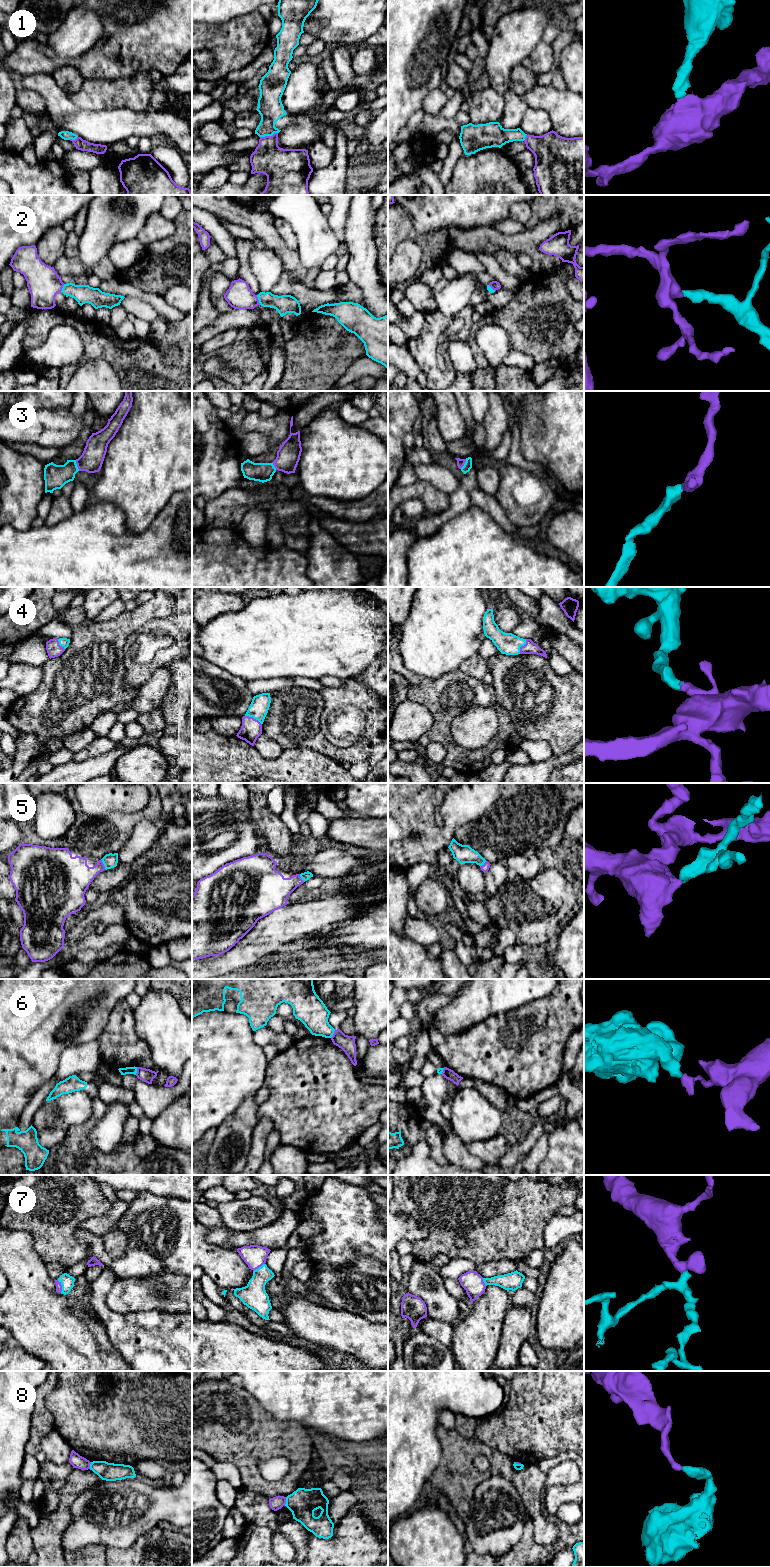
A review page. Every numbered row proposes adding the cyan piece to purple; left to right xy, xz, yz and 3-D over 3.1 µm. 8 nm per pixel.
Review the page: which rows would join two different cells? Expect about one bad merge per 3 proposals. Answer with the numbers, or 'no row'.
6, 8

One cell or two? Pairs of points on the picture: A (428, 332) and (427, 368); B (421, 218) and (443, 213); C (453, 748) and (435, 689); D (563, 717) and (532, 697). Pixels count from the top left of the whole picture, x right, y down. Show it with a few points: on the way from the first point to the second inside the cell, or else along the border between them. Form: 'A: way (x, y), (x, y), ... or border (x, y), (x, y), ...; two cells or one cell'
A: way (432, 341), (432, 351), (428, 359); one cell
B: way (426, 217), (438, 213); one cell
C: way (442, 733), (442, 704); one cell
D: way (555, 709), (544, 706), (540, 702); one cell

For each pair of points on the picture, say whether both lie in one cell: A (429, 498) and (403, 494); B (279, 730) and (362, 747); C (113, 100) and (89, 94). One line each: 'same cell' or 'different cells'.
A: same cell
B: same cell
C: same cell

